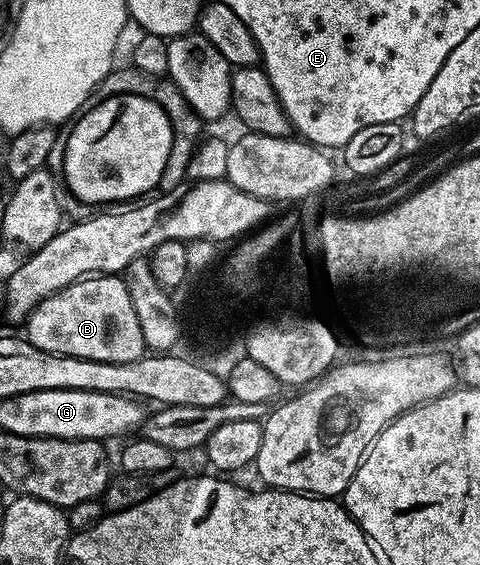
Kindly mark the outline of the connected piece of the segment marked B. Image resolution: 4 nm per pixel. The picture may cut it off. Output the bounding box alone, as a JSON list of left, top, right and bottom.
[25,274,146,362]

